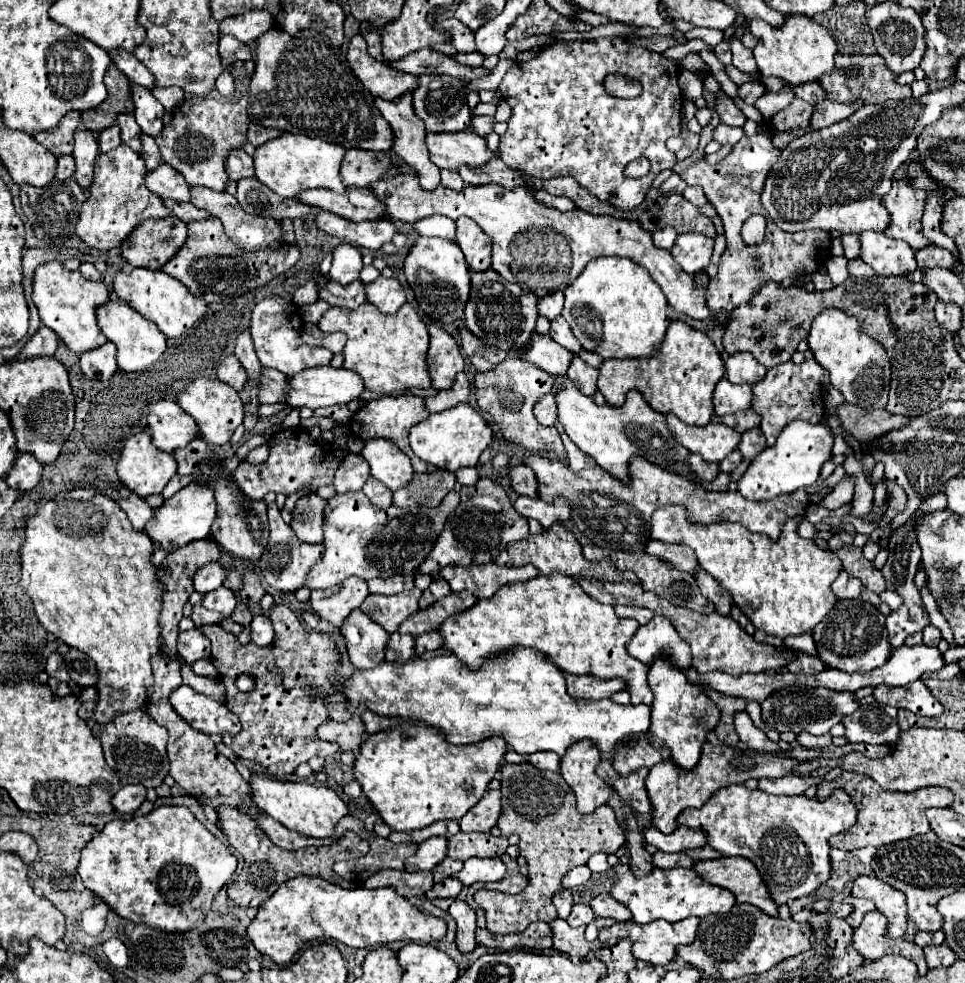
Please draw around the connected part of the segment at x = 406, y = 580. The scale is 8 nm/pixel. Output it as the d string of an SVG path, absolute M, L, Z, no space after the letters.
M413 573L401 575L401 577L389 577L389 579L373 579L367 581L371 593L381 593L381 595L395 595L403 589L413 587Z

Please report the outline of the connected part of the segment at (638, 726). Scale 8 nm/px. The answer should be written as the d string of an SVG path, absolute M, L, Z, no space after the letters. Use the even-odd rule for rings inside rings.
M521 645L489 657L477 671L461 665L455 655L427 661L413 657L405 663L383 661L375 669L355 669L339 691L351 707L363 703L377 715L425 721L441 729L453 745L471 745L497 735L521 755L555 751L563 757L567 747L581 739L591 739L601 751L613 753L617 743L649 729L647 705L573 699L567 693L561 669L541 651Z

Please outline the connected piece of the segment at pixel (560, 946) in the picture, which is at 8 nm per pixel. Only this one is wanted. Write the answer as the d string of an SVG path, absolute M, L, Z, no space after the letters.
M555 919L549 923L551 933L553 933L553 949L559 953L565 953L569 957L585 957L593 945L589 941L585 941L583 937L583 927L573 929L567 921L563 919Z

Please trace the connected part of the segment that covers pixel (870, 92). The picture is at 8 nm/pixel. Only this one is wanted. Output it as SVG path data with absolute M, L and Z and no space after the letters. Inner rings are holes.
M877 53L873 55L837 55L837 65L831 73L827 73L825 77L819 79L819 85L825 89L827 99L831 101L839 101L839 103L853 103L857 99L863 99L863 103L881 103L887 99L901 99L901 97L909 97L911 95L911 87L907 85L899 85L897 83L897 73L893 73L887 65L885 59ZM843 67L859 67L861 75L859 77L843 77L841 69Z

